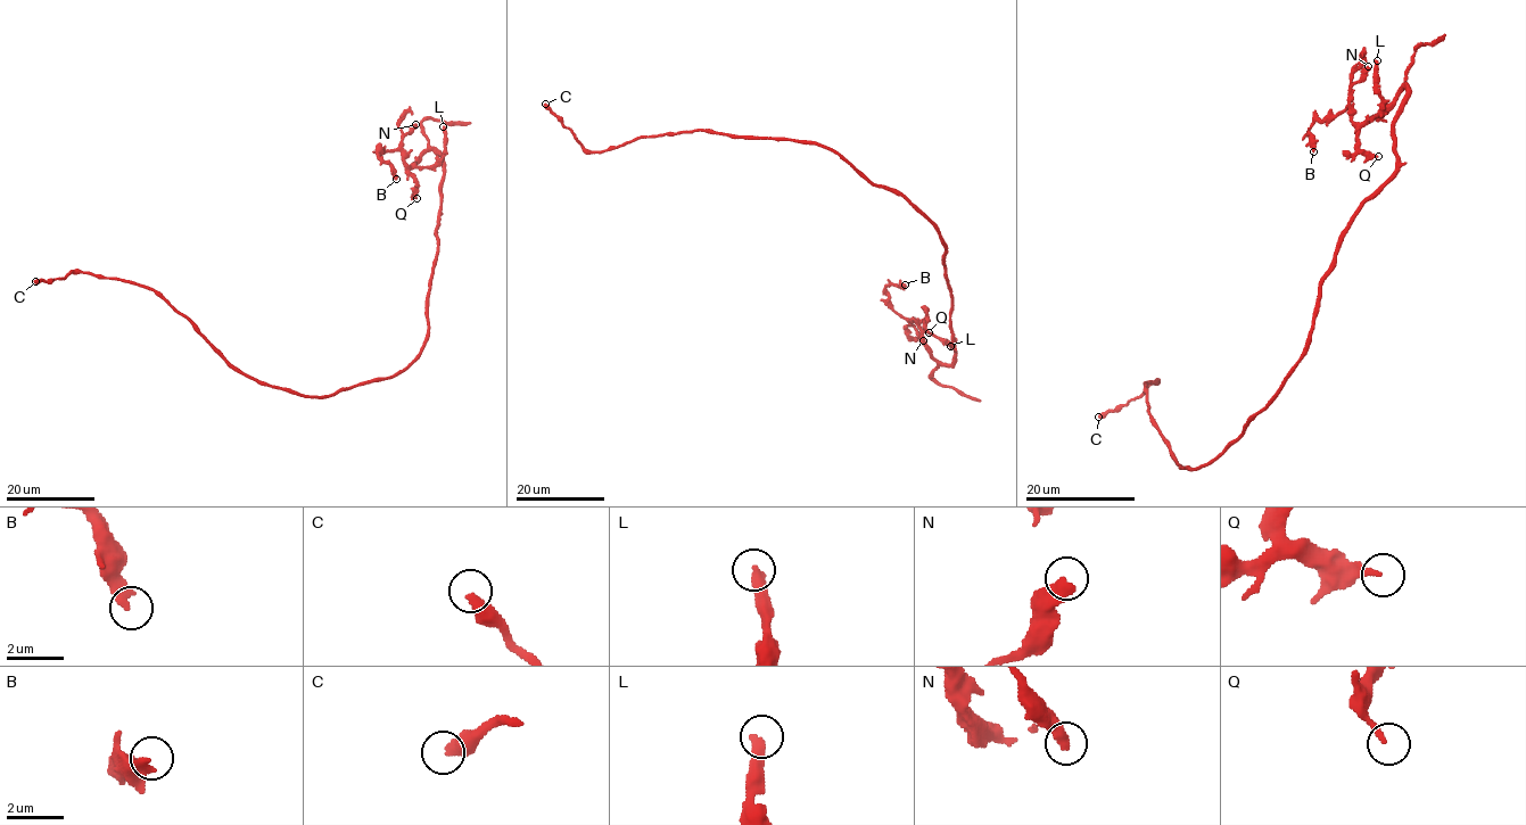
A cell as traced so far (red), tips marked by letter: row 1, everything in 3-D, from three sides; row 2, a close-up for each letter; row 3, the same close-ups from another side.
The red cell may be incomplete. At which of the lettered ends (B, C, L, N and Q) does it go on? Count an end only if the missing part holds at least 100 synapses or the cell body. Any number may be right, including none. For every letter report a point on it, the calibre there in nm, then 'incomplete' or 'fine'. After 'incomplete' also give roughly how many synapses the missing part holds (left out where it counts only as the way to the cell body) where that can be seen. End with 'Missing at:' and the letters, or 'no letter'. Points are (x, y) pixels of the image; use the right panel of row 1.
B: (1313, 151) | 300 nm | fine
C: (1098, 417) | 440 nm | fine
L: (1377, 60) | 400 nm | fine
N: (1368, 66) | 480 nm | fine
Q: (1378, 156) | 190 nm | fine
Missing at: no letter

